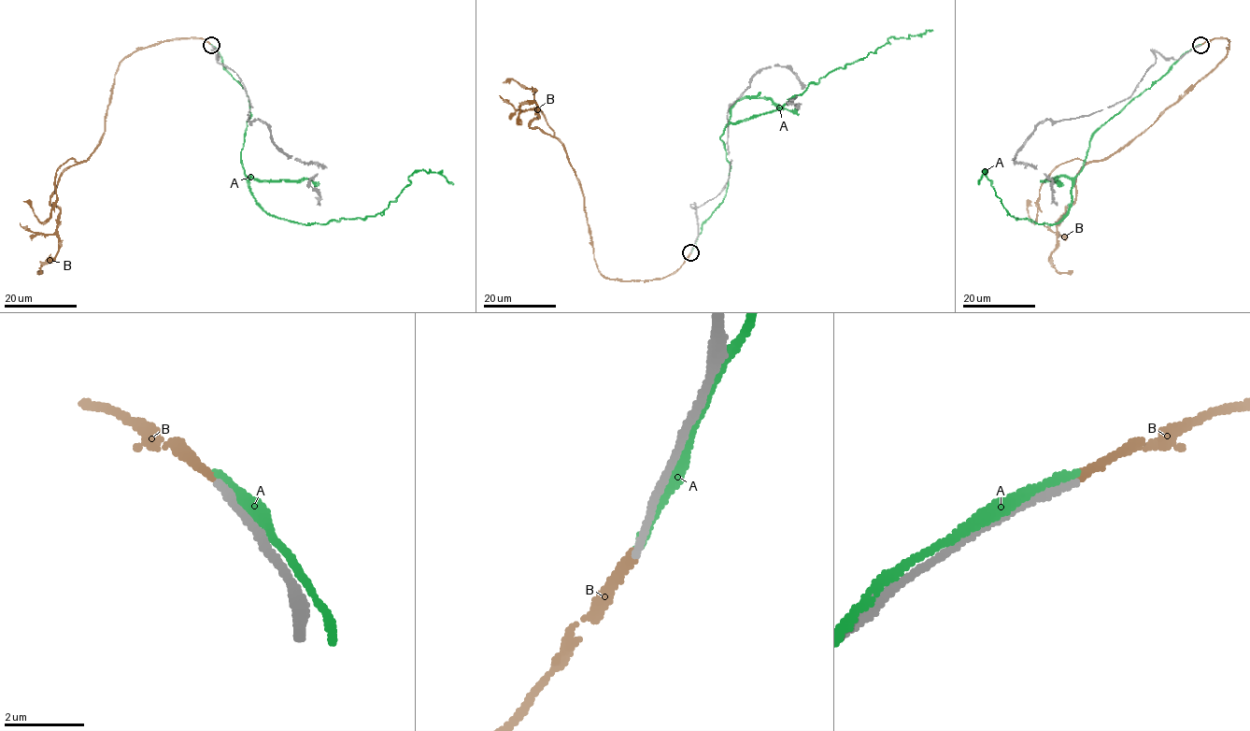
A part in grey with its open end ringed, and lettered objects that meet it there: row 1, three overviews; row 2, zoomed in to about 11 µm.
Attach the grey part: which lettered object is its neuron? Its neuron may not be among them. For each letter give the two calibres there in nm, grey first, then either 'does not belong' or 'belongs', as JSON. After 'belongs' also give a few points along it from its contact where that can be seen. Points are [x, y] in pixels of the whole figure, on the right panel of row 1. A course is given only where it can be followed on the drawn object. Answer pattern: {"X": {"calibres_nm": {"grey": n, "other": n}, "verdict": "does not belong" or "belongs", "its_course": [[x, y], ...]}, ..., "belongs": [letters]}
{"A": {"calibres_nm": {"grey": 190, "other": 340}, "verdict": "does not belong"}, "B": {"calibres_nm": {"grey": 200, "other": 220}, "verdict": "belongs", "its_course": [[1201, 45], [1228, 41], [1226, 56], [1146, 129], [1078, 173], [1051, 255], [1058, 272], [1072, 270]]}, "belongs": ["B"]}

